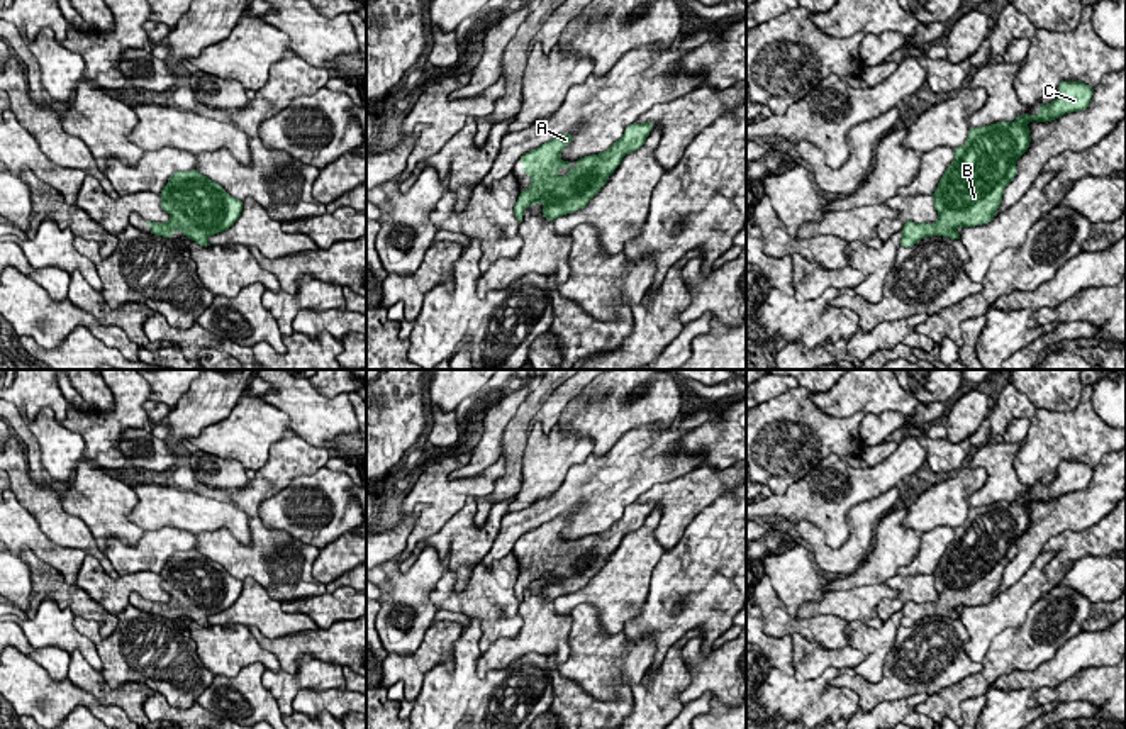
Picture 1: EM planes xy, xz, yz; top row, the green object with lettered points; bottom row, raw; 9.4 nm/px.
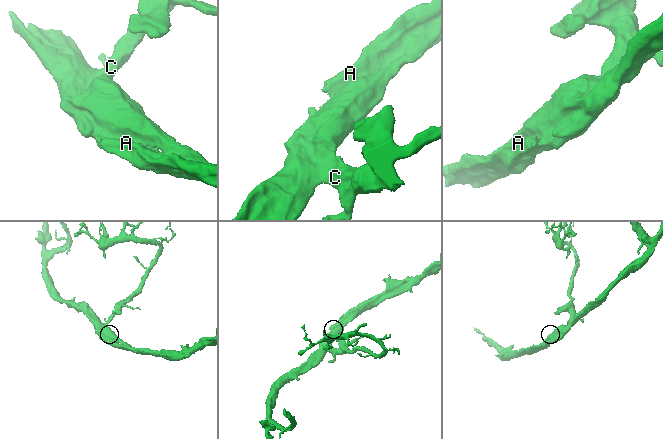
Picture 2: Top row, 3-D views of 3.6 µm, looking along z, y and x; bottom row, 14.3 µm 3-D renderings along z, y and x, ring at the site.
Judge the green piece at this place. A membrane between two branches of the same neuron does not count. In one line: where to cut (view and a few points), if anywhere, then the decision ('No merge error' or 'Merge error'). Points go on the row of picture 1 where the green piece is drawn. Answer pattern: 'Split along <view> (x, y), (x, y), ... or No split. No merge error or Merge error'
No split. No merge error

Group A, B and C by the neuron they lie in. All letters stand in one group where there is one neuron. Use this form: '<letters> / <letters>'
A B C

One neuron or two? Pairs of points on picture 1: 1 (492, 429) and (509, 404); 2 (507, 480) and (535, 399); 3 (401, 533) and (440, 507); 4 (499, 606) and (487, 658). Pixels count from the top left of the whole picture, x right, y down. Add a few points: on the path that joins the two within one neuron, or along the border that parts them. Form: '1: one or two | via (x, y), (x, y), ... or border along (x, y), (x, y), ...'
1: one | via (494, 422), (504, 411)
2: one | via (512, 460), (512, 428), (521, 419)
3: two | border along (424, 502), (397, 562)
4: two | border along (523, 623), (516, 634), (499, 638), (484, 653)

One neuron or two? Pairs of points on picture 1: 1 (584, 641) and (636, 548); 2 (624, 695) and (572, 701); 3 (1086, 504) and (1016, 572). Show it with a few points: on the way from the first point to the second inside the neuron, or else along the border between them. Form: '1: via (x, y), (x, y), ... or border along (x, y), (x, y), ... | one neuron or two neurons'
1: border along (570, 609), (590, 604), (604, 633), (623, 631) | two neurons
2: via (613, 709), (585, 709) | one neuron
3: via (1065, 512), (1026, 551) | one neuron

